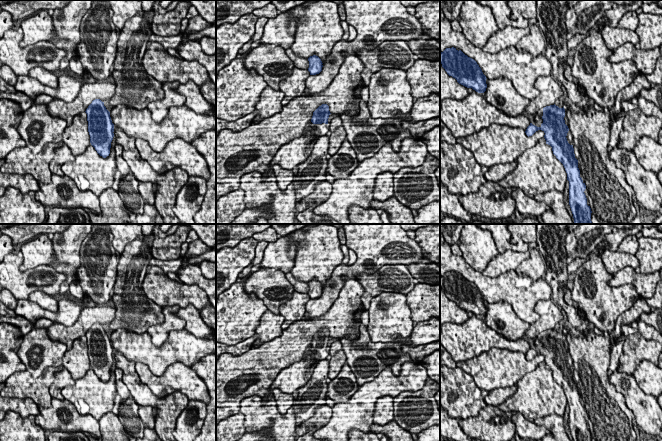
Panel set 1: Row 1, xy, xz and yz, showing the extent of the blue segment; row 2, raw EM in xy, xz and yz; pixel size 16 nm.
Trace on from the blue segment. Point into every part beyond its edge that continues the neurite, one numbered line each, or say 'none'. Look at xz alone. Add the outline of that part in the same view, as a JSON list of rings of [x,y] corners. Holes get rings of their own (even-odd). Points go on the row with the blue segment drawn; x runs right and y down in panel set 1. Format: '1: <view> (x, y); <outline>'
1: xz (322, 129); [[[322,123],[322,124],[316,124],[317,128],[315,130],[315,134],[318,136],[324,136],[329,131],[328,124]]]

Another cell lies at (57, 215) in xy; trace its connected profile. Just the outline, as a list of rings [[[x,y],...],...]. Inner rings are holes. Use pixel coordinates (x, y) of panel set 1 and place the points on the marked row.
[[[53,207],[46,224],[92,224],[89,211],[81,207]]]

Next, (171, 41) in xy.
[[[184,32],[180,33],[179,35],[168,36],[168,37],[153,34],[153,38],[151,40],[149,40],[149,43],[150,42],[158,42],[166,50],[168,48],[175,49],[181,43],[181,37],[182,37],[183,33]]]

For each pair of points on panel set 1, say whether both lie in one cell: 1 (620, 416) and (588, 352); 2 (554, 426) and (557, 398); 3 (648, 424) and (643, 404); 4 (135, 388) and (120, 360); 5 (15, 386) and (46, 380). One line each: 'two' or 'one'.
1: one
2: two
3: one
4: one
5: one

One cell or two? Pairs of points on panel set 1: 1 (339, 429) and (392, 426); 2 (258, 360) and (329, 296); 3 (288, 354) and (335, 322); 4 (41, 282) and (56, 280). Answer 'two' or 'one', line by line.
1: two
2: two
3: one
4: one

